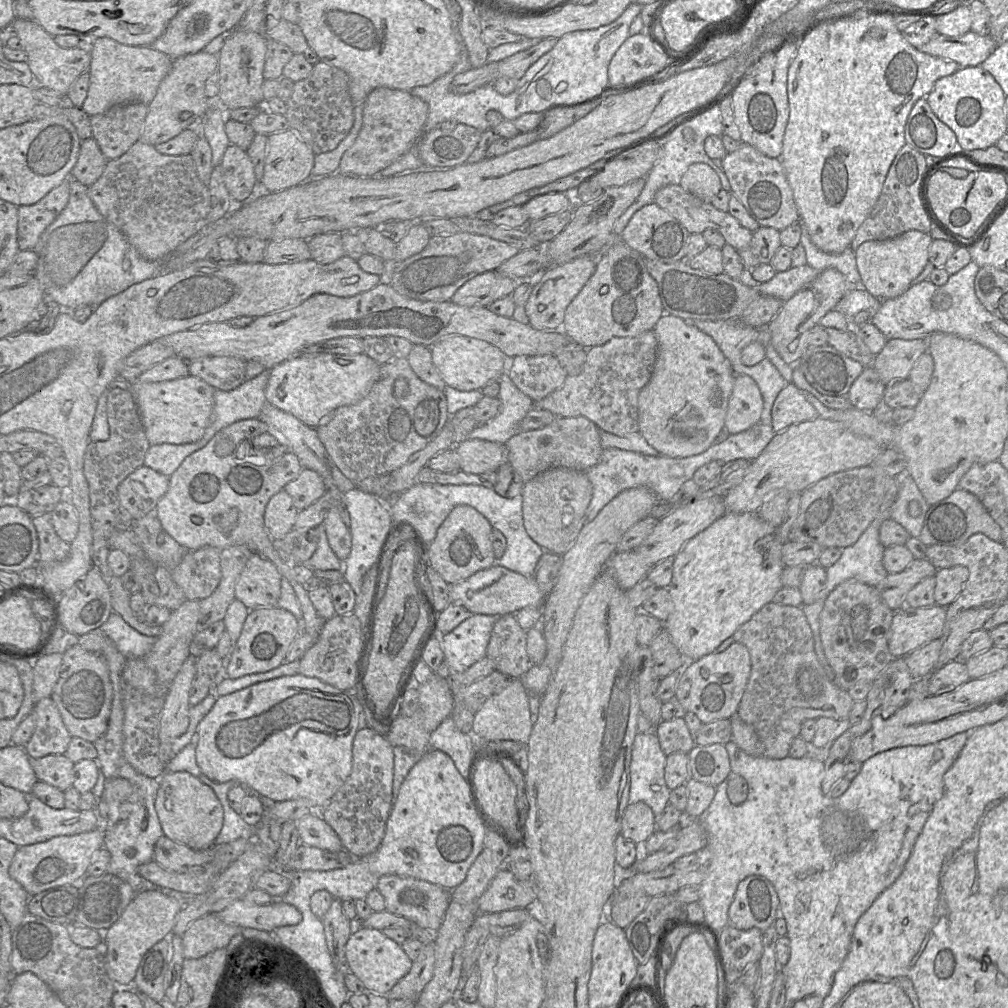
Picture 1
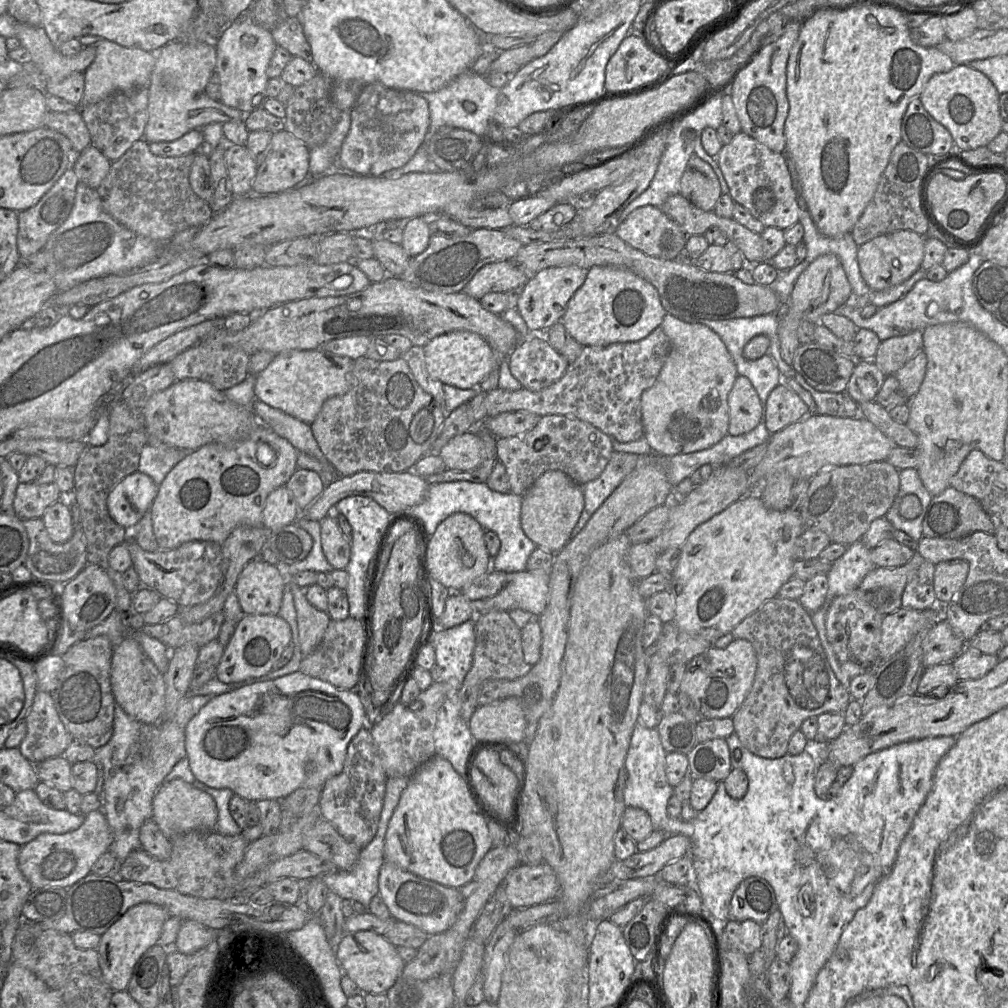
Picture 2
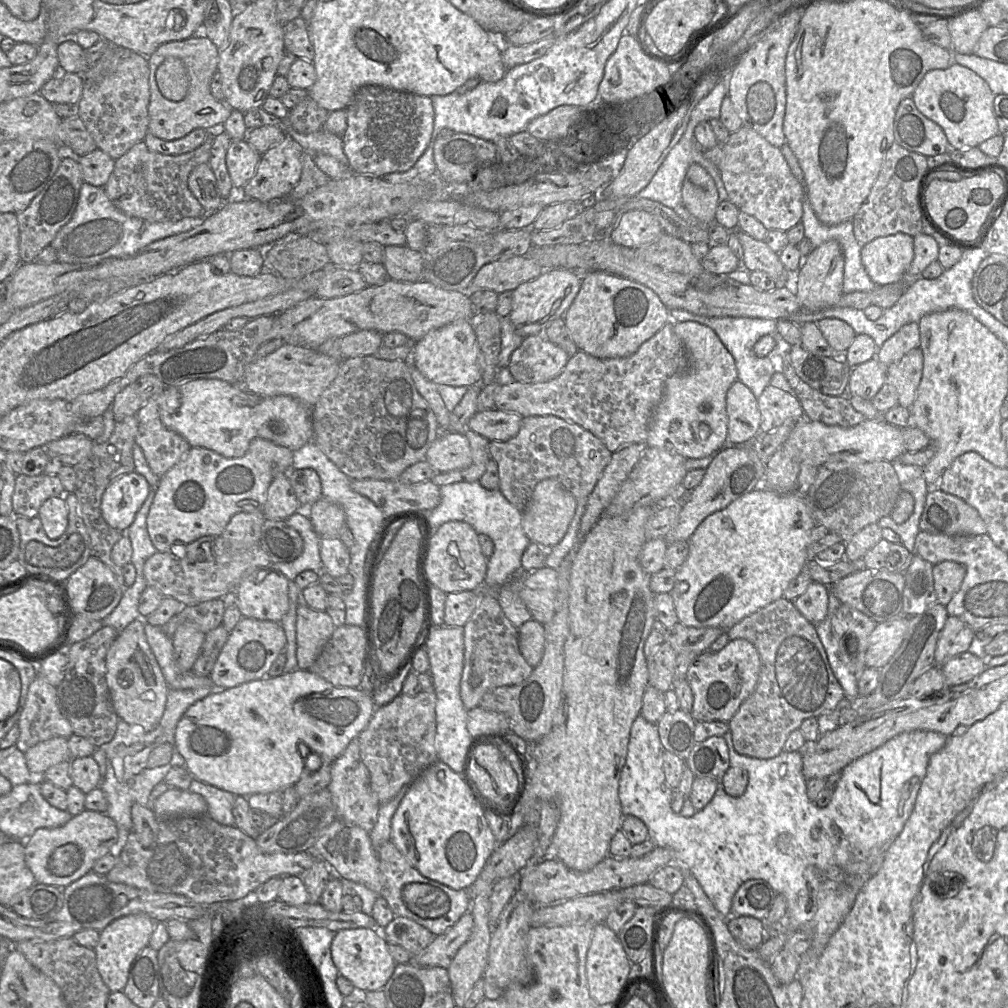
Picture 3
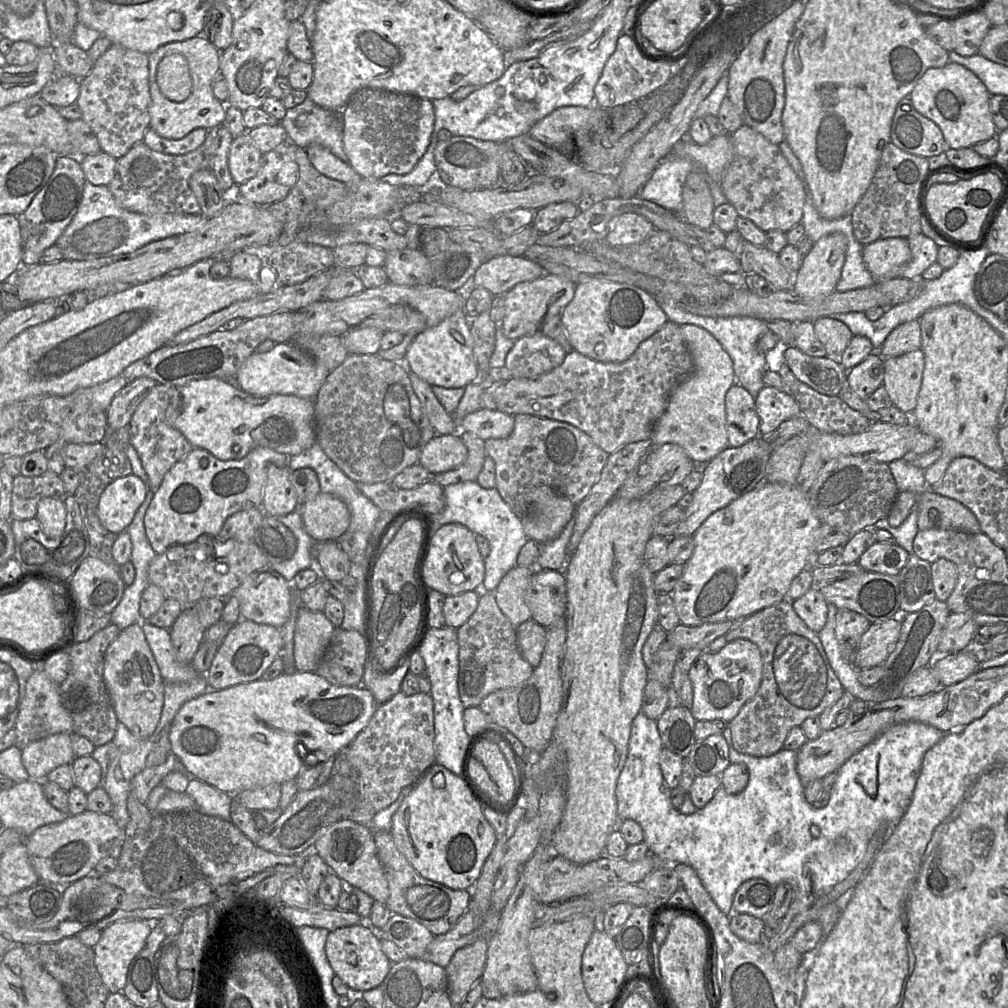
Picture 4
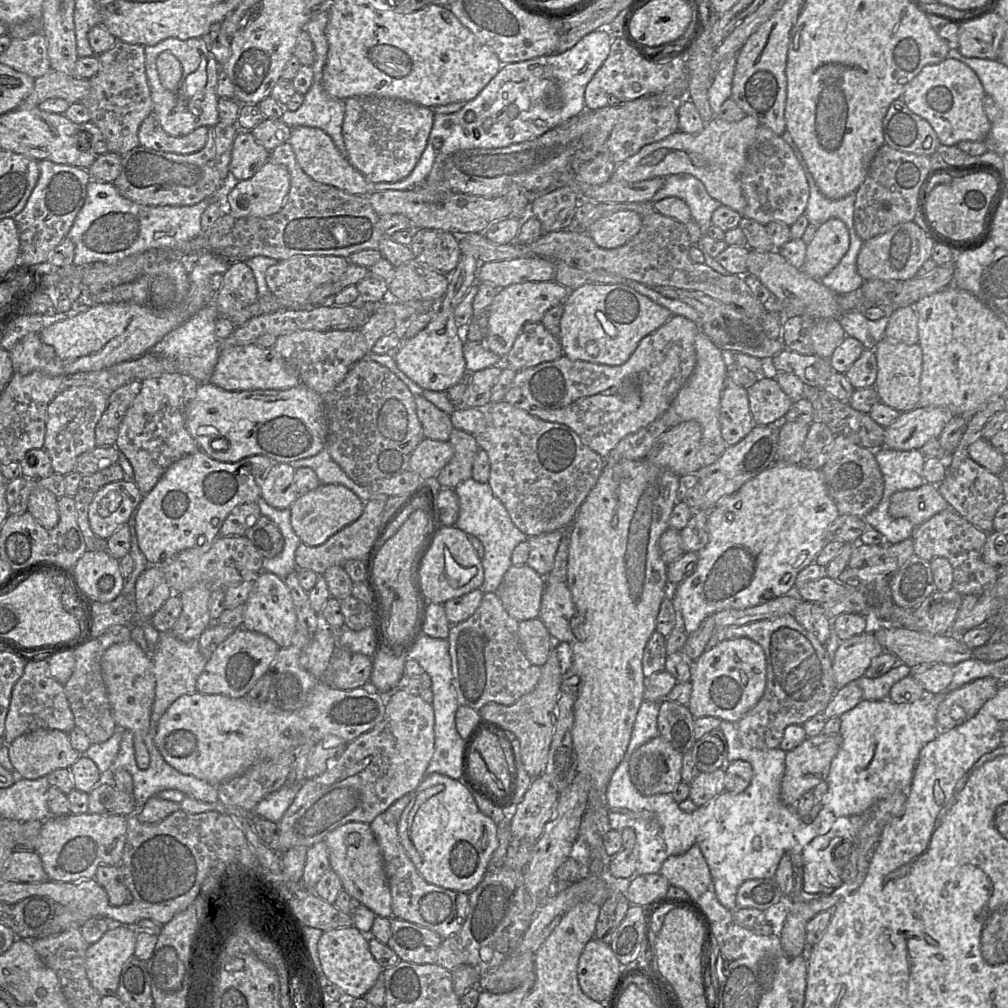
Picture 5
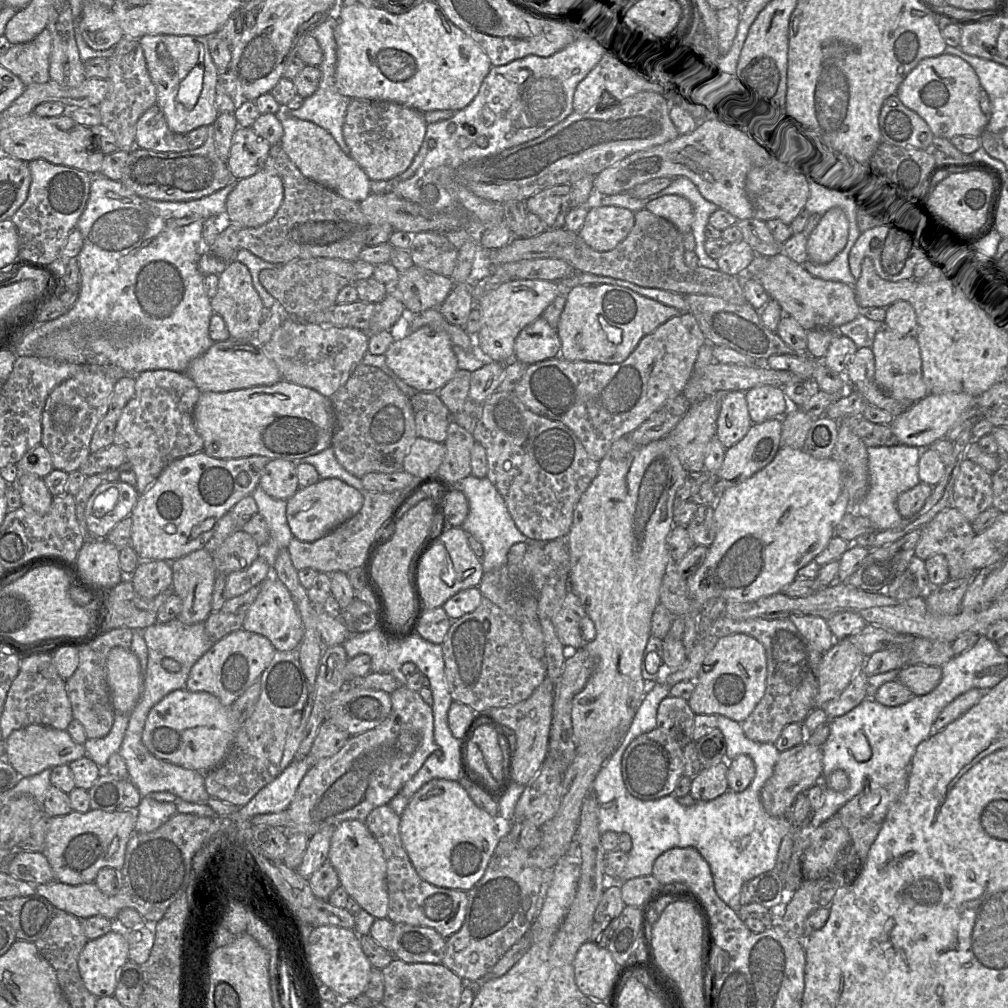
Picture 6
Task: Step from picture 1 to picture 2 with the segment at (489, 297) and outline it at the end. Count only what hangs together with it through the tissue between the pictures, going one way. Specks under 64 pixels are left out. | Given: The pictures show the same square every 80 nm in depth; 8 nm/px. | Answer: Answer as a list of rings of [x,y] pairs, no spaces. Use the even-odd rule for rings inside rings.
[[[514,261],[494,262],[480,268],[462,292],[479,301],[487,293],[507,293],[524,286],[530,276]]]

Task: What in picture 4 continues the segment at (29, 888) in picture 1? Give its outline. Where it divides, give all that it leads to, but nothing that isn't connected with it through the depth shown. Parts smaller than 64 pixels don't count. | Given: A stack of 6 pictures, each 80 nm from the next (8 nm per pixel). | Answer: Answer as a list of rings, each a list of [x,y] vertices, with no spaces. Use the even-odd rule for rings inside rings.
[[[85,810],[81,814],[68,814],[64,820],[36,829],[26,840],[25,847],[32,867],[40,882],[54,887],[68,886],[94,872],[97,863],[108,856],[117,856],[125,840],[125,828],[121,828],[110,814]]]

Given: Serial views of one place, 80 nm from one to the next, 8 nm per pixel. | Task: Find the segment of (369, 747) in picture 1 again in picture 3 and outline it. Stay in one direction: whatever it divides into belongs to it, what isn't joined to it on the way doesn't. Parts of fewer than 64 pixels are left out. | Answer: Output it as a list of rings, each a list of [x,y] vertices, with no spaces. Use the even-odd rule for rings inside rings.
[[[354,738],[345,751],[332,764],[331,781],[328,785],[338,819],[371,832],[378,817],[380,803],[370,788],[369,771],[360,756],[359,741]]]

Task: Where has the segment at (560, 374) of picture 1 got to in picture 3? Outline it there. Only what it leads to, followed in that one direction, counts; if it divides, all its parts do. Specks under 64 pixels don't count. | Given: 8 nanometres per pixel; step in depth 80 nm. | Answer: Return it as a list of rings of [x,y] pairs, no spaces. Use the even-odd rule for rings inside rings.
[[[543,334],[529,335],[512,352],[508,368],[516,381],[545,382],[562,371],[569,357]]]

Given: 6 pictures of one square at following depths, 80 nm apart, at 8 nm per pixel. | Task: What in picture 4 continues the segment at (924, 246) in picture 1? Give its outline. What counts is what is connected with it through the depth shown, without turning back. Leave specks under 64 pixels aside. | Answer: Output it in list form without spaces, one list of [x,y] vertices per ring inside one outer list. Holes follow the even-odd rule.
[[[885,238],[864,245],[863,260],[873,277],[884,277],[894,267],[911,258],[906,238]]]

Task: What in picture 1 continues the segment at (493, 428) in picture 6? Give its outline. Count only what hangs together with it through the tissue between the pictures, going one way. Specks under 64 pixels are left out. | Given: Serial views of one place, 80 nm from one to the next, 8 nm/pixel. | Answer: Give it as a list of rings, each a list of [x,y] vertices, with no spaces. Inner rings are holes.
[[[557,417],[543,428],[520,432],[510,438],[504,444],[507,463],[523,484],[550,468],[563,467],[585,472],[600,461],[604,451],[599,430],[596,424],[585,417]]]

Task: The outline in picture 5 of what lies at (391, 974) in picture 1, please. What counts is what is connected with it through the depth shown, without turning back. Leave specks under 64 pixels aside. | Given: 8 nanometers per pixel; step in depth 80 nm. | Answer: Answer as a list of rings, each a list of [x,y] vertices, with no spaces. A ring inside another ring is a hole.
[[[353,925],[324,931],[318,941],[318,955],[324,975],[331,984],[336,985],[343,991],[347,1000],[364,997],[375,985],[377,979],[382,975],[384,970],[370,952],[368,936]]]

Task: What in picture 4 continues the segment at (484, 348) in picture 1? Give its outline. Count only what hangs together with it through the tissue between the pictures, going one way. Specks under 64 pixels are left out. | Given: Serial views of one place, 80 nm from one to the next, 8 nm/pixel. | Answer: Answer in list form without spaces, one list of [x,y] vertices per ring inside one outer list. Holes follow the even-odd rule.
[[[459,295],[461,307],[436,326],[417,334],[404,357],[409,369],[431,386],[465,388],[482,375],[473,354],[474,341],[470,331],[470,320],[462,307],[462,295]]]

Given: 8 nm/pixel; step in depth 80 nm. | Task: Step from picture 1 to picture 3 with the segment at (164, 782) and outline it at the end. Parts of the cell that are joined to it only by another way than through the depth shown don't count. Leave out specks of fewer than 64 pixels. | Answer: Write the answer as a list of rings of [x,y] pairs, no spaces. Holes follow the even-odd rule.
[[[169,787],[153,803],[152,810],[159,819],[180,816],[206,815],[208,806],[205,798],[200,794],[188,790]]]

